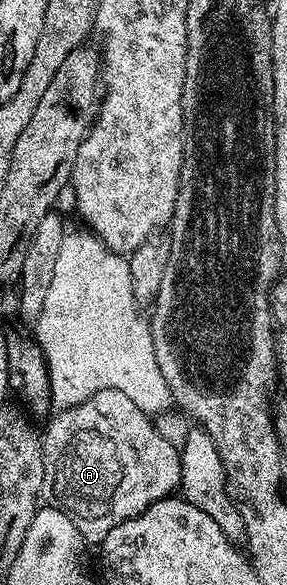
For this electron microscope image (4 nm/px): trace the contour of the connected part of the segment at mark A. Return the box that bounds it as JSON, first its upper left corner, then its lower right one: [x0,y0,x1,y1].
[40,390,181,543]

